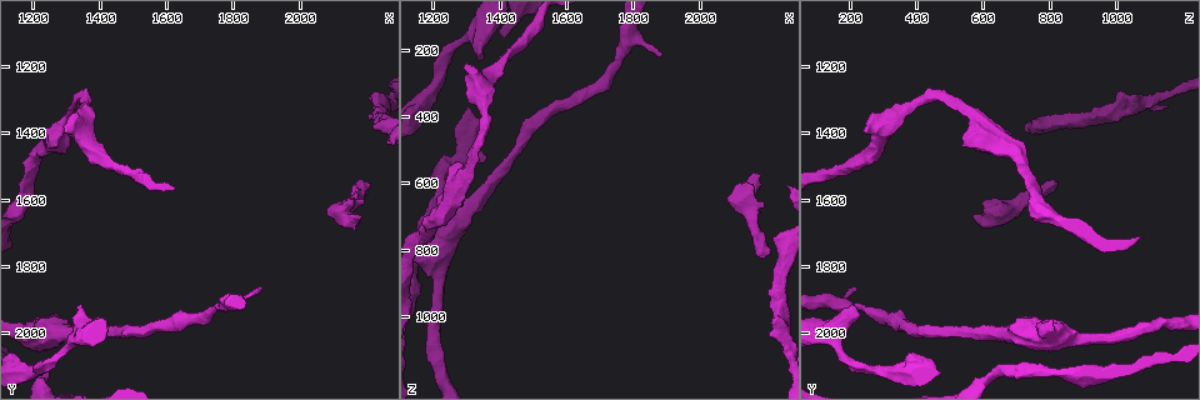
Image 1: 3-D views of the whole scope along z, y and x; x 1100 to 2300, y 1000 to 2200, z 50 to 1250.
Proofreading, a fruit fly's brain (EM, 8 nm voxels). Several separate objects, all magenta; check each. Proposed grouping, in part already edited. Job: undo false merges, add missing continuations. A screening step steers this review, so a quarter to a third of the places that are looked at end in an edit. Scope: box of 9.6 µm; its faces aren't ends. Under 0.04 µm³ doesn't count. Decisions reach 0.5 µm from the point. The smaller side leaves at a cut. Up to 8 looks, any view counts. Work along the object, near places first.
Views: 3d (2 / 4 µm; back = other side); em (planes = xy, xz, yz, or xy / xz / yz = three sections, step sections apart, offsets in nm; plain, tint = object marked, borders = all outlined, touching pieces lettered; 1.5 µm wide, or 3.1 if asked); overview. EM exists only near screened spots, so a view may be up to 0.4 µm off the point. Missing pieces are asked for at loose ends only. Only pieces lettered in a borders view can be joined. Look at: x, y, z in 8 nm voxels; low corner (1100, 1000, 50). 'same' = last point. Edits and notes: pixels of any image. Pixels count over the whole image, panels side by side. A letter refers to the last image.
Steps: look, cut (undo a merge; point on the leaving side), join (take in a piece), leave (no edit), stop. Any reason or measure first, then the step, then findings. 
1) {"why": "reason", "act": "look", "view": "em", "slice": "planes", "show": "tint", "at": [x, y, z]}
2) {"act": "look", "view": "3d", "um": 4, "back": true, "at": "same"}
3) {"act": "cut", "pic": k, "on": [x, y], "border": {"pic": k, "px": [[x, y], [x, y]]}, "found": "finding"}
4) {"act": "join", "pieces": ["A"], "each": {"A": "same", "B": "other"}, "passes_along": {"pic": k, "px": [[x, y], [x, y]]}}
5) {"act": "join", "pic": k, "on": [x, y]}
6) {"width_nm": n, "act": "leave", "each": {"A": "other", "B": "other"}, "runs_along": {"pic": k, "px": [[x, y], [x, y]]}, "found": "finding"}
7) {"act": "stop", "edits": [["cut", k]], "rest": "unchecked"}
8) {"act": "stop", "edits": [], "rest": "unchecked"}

{"why": "branch stops here", "act": "look", "view": "em", "slice": "planes", "show": "borders", "at": [1340, 1910, 210]}

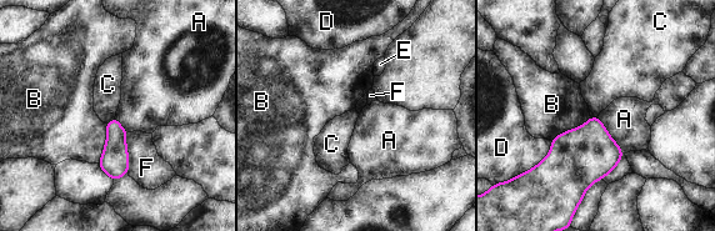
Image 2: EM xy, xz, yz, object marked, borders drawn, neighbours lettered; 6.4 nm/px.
{"act": "leave", "each": {"A": "other", "B": "other", "C": "other", "D": "other", "E": "other", "F": "other"}, "border": {"pic": 2, "px": [[114, 116], [105, 122]]}, "found": "no lettered piece goes on from it"}

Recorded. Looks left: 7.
{"act": "look", "view": "3d", "um": 2, "at": [1890, 1870, 220]}

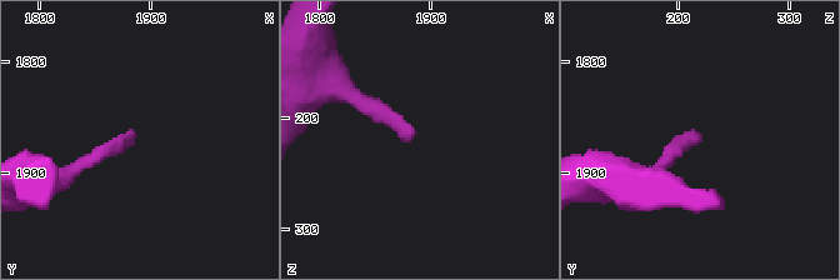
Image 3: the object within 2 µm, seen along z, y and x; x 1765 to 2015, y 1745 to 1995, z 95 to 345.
{"why": "now the EM", "act": "look", "view": "em", "slice": "planes", "show": "borders", "at": [1882, 1866, 222]}

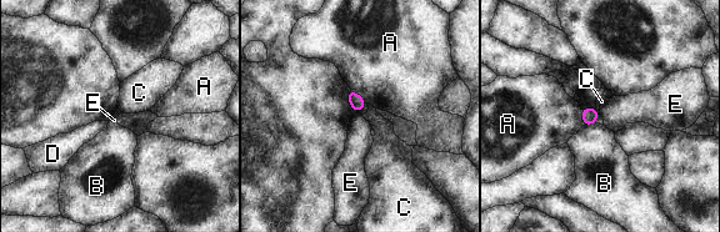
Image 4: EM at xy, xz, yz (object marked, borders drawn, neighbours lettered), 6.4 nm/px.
{"act": "leave", "each": {"A": "other", "B": "other", "C": "other", "D": "other", "E": "other"}, "found": "no lettered piece goes on from it"}

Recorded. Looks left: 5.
{"why": "an open end", "act": "look", "view": "em", "slice": "planes", "show": "plain", "at": [2210, 1560, 810]}

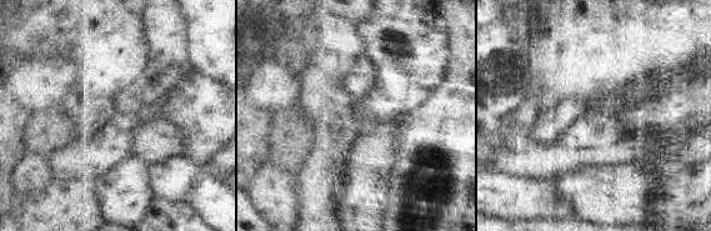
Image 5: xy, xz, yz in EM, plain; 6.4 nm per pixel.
{"why": "what lies round it", "act": "look", "view": "em", "slice": "planes", "show": "borders", "at": "same"}

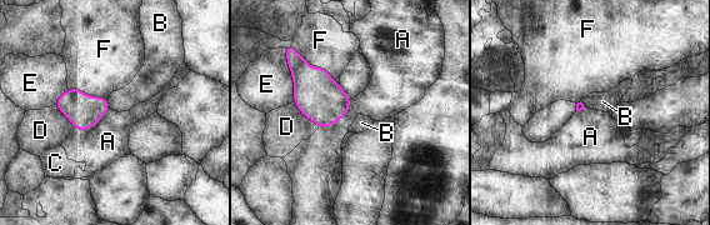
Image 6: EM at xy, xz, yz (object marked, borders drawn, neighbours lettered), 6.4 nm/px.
{"act": "leave", "each": {"A": "other", "B": "other", "C": "other", "D": "other", "E": "other", "F": "other"}, "border": {"pic": 6, "px": [[351, 99], [340, 119], [319, 128]]}, "found": "no lettered piece goes on from it"}

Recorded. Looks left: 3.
{"why": "thick turns thin", "act": "look", "view": "3d", "um": 4, "at": [1290, 1380, 590]}

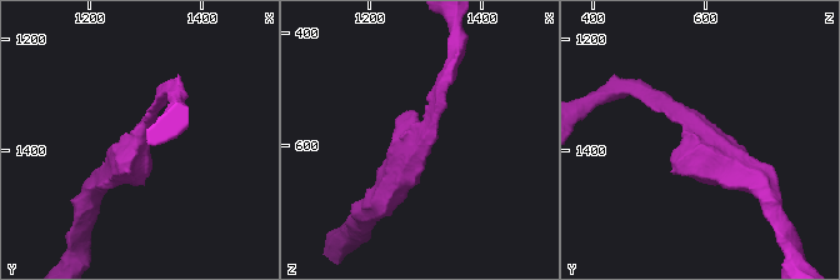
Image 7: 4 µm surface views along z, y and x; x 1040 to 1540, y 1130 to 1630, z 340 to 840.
{"arm_widths_nm": [180, 440], "why": "shape alone is not enough", "act": "look", "view": "em", "slice": "yz", "step": 4, "show": "borders", "at": [1290, 1385, 585]}

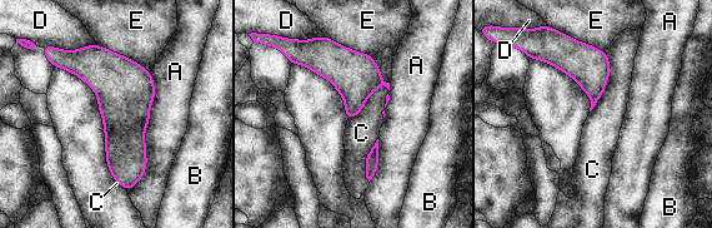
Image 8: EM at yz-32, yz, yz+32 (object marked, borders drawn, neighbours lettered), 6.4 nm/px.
{"act": "leave", "each": {"A": "other", "B": "other", "C": "other", "D": "other", "E": "other"}, "border": {"pic": 8, "px": [[606, 51], [608, 80], [590, 112]]}, "found": "all the same cell"}

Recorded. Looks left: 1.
{"act": "stop", "edits": [], "rest": "unchecked"}

